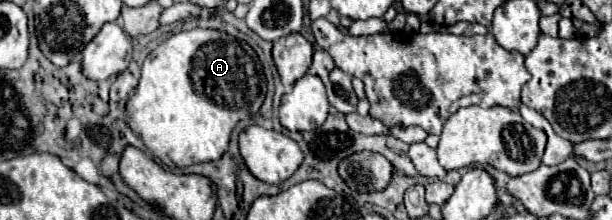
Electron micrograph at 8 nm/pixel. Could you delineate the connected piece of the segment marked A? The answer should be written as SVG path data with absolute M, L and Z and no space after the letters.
M196 27L170 35L144 59L140 83L126 103L126 123L166 167L188 167L220 159L236 123L258 113L264 97L266 77L256 51L226 31Z

